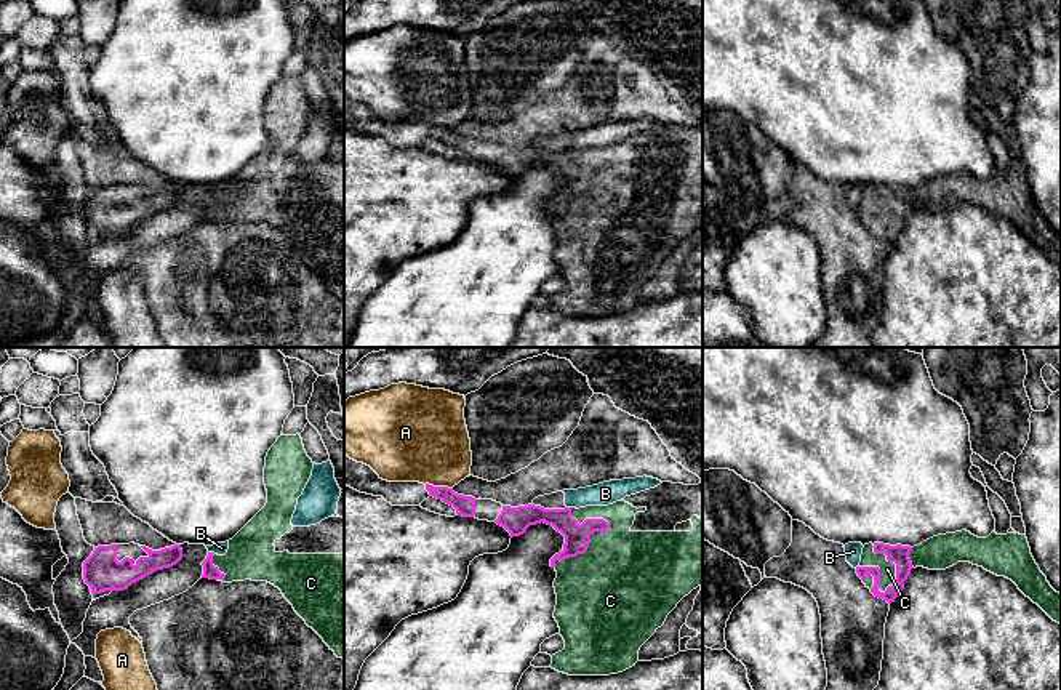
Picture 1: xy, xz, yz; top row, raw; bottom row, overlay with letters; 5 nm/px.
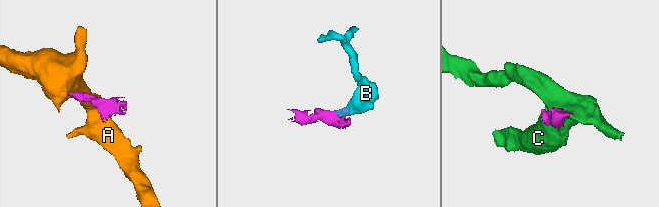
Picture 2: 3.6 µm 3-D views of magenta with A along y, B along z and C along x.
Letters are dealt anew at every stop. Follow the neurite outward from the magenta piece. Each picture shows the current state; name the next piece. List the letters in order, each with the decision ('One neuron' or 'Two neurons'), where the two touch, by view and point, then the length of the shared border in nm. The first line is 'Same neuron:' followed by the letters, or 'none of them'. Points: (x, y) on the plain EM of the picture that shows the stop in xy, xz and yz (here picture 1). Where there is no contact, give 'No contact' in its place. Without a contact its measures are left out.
Same neuron: C
A: Two neurons. Touches magenta at xz (439, 128). Shared border 150 nm
B: Two neurons. Touches magenta at xy (212, 194). Shared border 40 nm
C: One neuron. Touches magenta at xz (586, 191). Shared border 360 nm

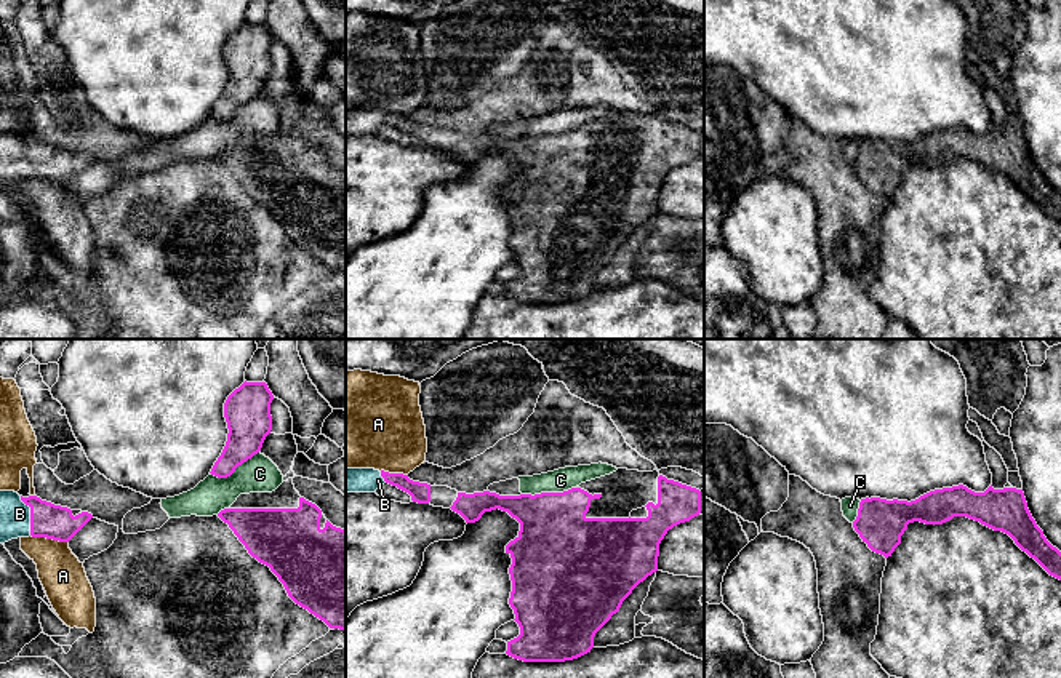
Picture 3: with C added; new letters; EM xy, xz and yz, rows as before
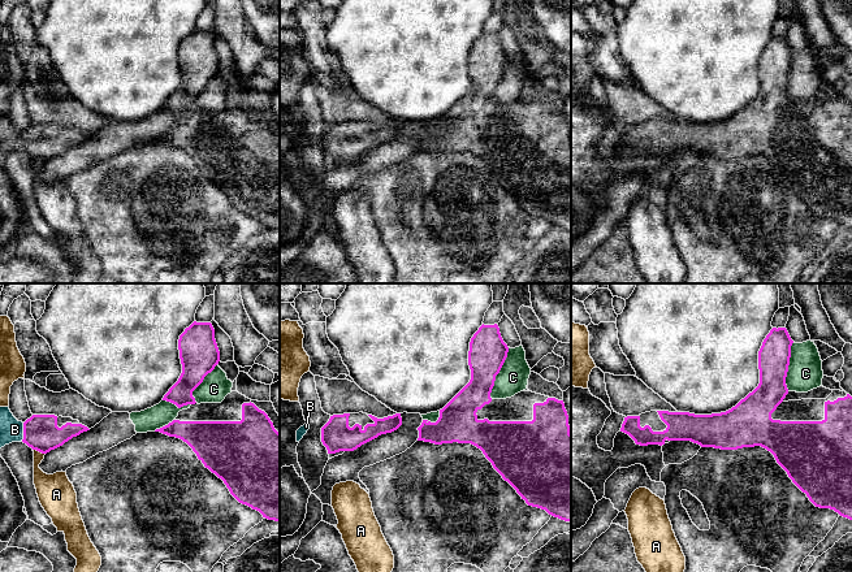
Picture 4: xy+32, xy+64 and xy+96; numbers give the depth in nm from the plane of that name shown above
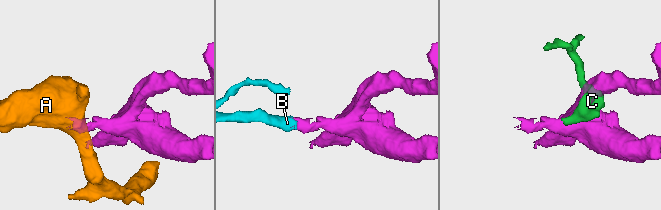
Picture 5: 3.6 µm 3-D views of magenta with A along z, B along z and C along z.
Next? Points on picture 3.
Same neuron: B
A: Two neurons. Touches magenta at xy (50, 179). Shared border 200 nm
B: One neuron. Touches magenta at xy (31, 157). Shared border 200 nm
C: Two neurons. Touches magenta at xz (548, 135). Shared border 280 nm

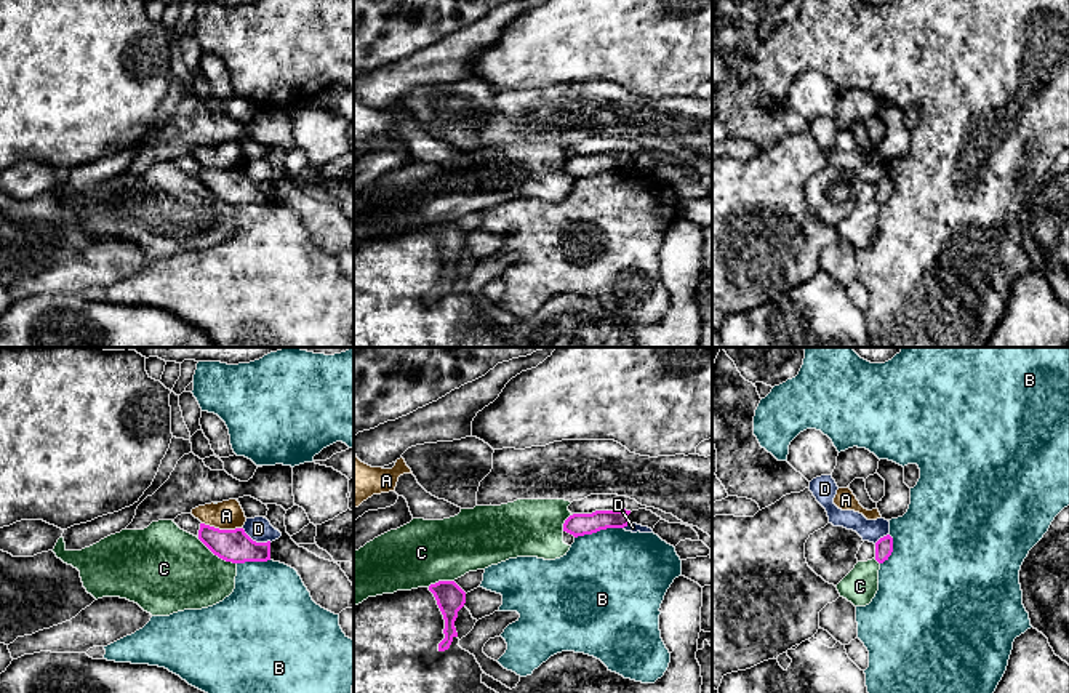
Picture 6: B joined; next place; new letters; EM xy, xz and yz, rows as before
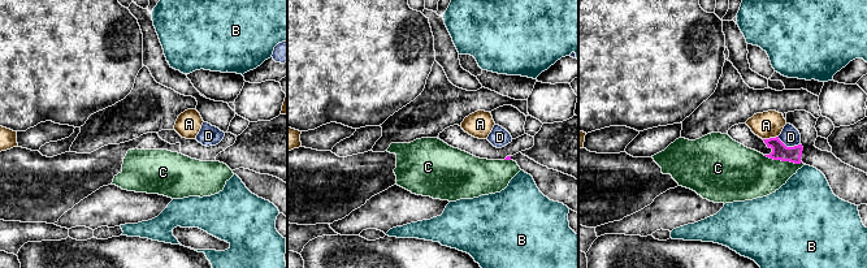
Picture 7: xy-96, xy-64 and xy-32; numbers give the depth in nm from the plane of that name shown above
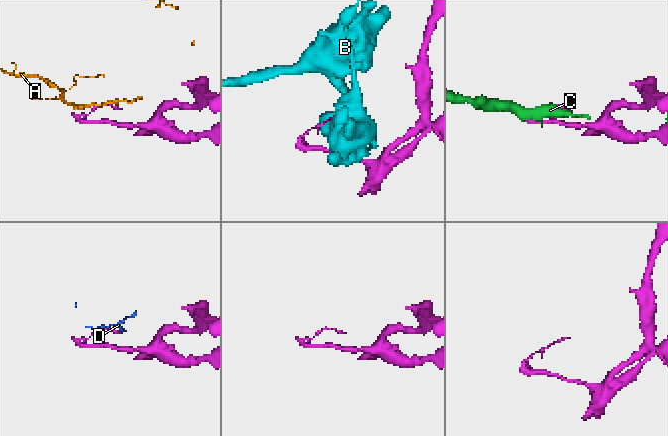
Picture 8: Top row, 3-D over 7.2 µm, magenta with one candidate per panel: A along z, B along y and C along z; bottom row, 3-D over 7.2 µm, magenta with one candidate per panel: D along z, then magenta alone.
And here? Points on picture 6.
Same neuron: none of them
A: Two neurons. Touches magenta at xy (223, 172). Shared border 220 nm
B: Two neurons. Touches magenta at xz (599, 172). Shared border 260 nm
C: Two neurons. Touches magenta at xy (216, 196). Shared border 240 nm
D: Two neurons. Touches magenta at xy (255, 183). Shared border 170 nm

